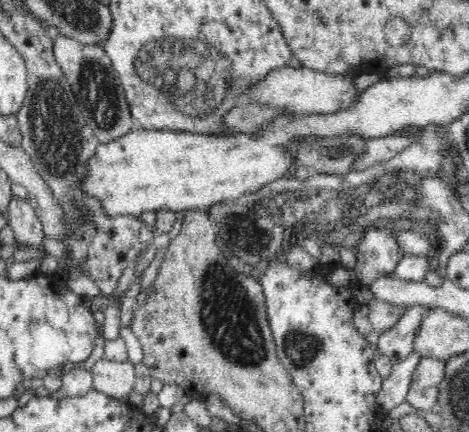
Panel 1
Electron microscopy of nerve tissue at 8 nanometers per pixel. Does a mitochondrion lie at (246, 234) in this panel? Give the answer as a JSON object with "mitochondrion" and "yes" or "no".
{"mitochondrion":"yes"}

